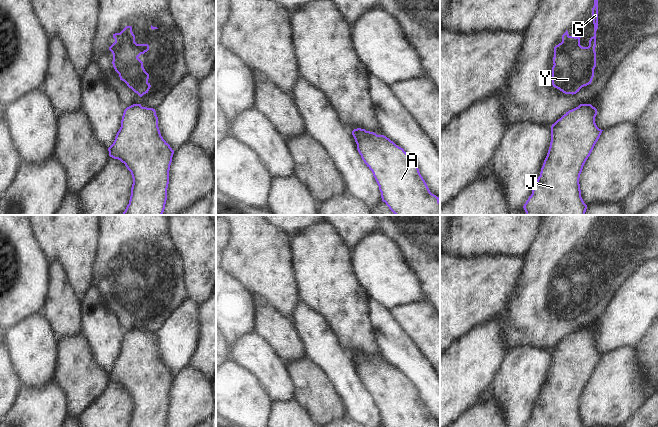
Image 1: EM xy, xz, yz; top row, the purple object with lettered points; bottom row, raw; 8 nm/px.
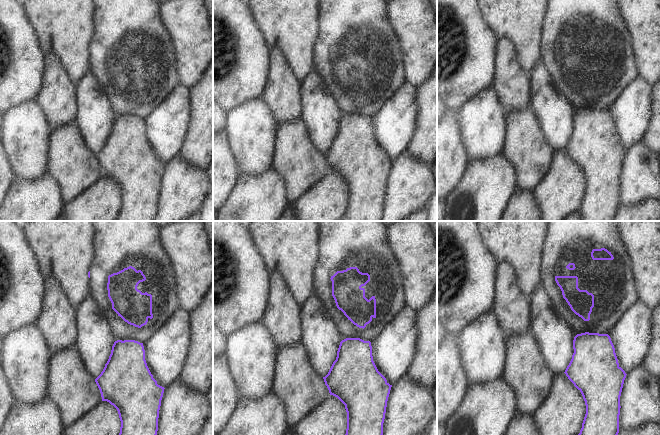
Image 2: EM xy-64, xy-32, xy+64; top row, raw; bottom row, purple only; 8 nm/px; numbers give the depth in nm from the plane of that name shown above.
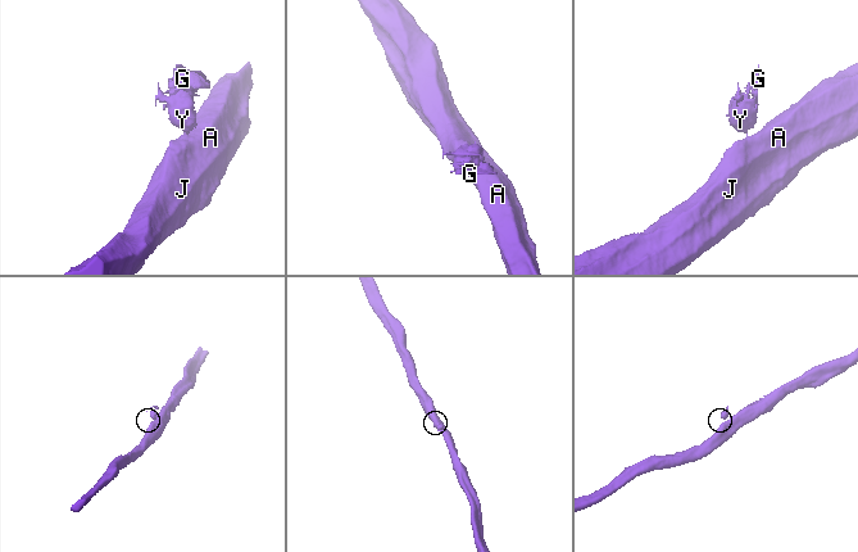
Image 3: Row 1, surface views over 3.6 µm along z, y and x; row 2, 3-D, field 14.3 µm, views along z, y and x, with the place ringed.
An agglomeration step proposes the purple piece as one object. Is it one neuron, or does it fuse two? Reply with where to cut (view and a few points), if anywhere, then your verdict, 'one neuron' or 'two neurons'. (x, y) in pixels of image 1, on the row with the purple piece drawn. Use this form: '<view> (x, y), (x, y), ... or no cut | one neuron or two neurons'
xy (133, 104), (140, 105) | two neurons

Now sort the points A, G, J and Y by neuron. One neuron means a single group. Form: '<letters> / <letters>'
A J / G Y

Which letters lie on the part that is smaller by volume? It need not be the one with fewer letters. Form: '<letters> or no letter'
G, Y

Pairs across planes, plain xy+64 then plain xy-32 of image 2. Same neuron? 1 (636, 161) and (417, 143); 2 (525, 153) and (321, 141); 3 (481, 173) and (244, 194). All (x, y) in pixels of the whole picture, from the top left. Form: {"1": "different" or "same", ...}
{"1": "different", "2": "different", "3": "same"}

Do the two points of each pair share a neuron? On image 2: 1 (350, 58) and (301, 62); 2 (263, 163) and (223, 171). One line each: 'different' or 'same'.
1: different
2: different

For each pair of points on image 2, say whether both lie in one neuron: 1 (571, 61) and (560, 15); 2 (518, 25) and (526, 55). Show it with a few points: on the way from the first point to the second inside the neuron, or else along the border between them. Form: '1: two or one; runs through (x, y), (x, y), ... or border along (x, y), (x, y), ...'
1: one; runs through (571, 50), (571, 26)
2: one; runs through (525, 32), (526, 48)

